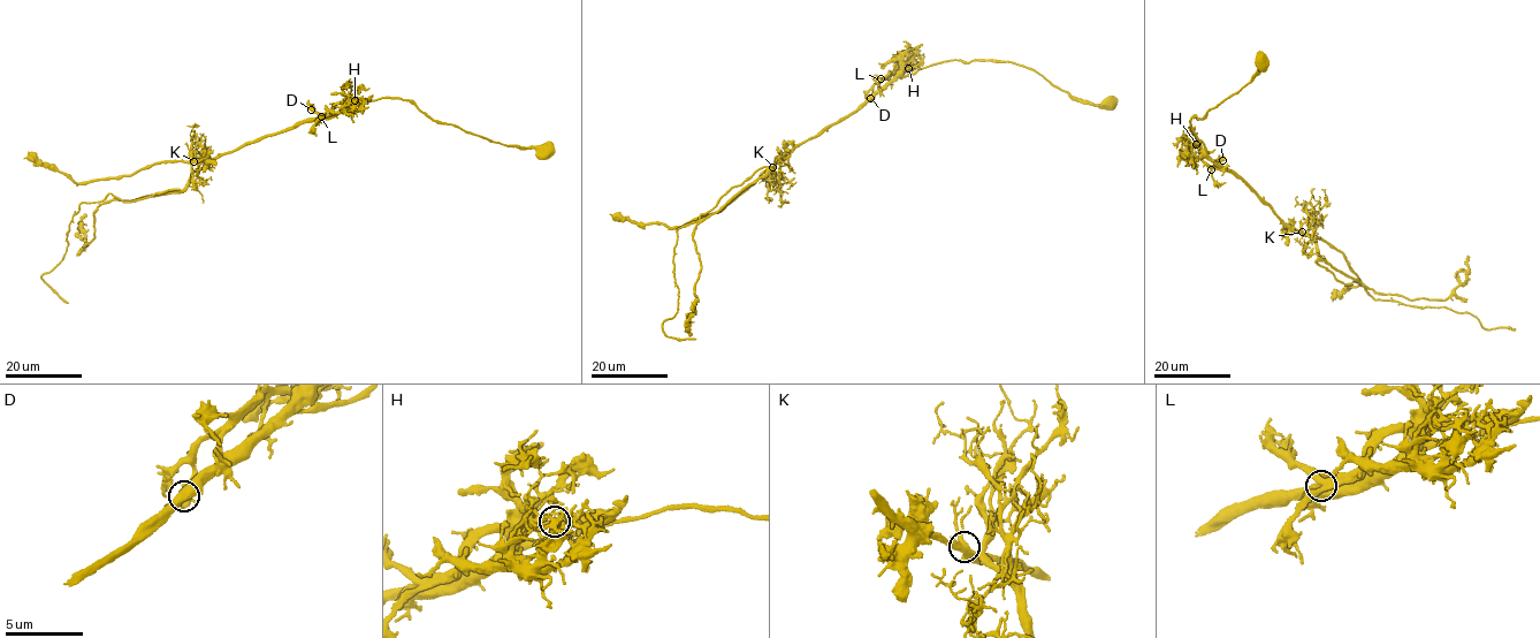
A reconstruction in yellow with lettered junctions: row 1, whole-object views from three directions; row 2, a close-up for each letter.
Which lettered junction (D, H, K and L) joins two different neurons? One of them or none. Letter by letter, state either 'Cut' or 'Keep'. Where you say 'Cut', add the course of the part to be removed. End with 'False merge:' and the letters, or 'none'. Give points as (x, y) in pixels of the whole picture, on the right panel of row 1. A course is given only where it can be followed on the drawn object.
D: Keep
H: Keep
K: Cut. Course of the part to remove: (1302, 232), (1314, 242), (1320, 258), (1335, 271), (1356, 279), (1373, 298), (1471, 313), (1485, 328), (1515, 329)
L: Keep
False merge: K

